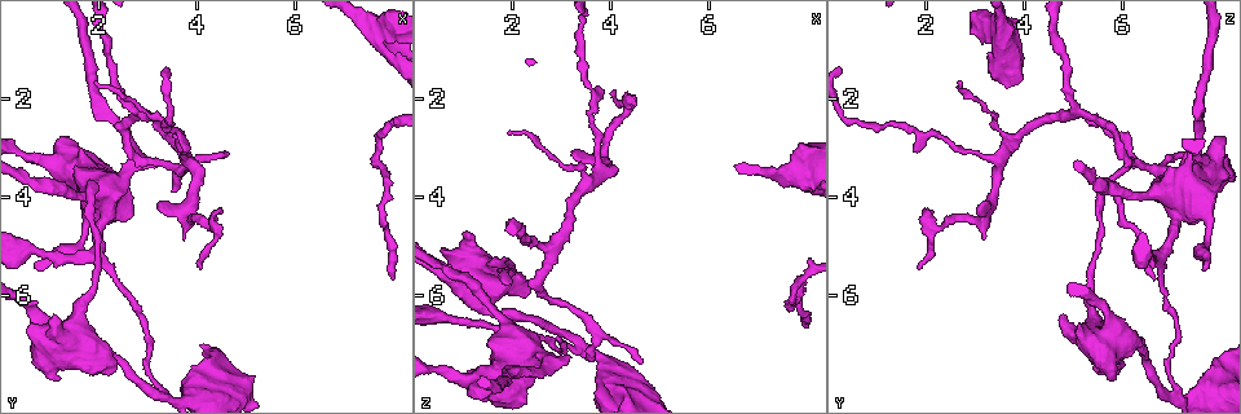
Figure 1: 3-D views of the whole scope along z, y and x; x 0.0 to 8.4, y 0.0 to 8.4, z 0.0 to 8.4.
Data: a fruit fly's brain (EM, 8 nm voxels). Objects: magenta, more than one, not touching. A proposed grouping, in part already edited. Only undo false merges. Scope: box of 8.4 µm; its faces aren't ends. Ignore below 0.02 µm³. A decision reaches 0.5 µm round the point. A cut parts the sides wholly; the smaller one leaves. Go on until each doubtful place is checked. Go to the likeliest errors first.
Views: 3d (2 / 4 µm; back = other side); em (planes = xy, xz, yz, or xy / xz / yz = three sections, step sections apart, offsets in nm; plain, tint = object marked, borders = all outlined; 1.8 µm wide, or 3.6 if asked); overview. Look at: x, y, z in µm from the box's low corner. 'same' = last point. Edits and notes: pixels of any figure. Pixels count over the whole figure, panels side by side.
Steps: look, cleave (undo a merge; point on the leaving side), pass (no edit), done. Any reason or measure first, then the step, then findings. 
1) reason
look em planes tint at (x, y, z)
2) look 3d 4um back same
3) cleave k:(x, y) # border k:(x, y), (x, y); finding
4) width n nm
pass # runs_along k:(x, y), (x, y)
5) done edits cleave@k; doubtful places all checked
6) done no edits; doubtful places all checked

three arms meet
look em xz step 4 tint at (3.75, 3.20, 3.55)

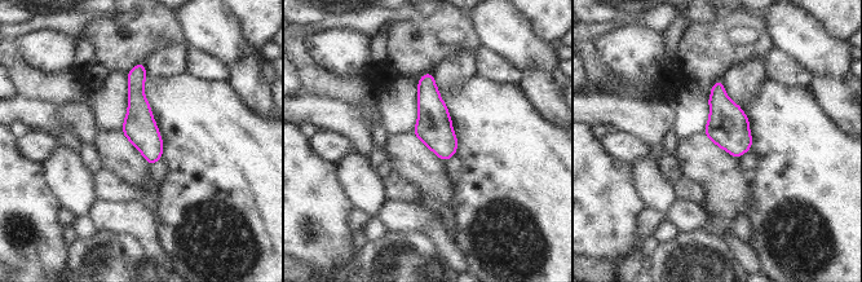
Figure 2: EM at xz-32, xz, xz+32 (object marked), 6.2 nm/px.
look em planes tint same

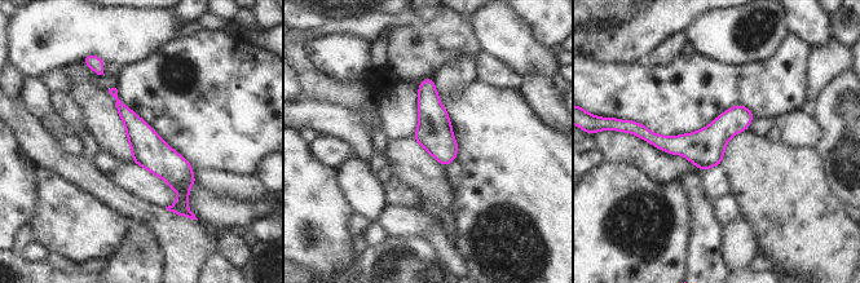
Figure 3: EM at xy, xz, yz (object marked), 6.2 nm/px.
width 220 nm
pass # continuous, no second neuron

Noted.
four arms meet
look em xz step 8 tint at (7.60, 0.70, 3.50)

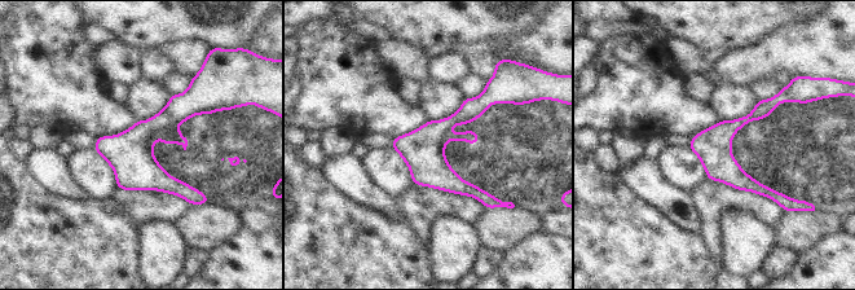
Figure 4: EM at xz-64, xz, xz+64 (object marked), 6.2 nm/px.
cut it another way
look em planes borders same

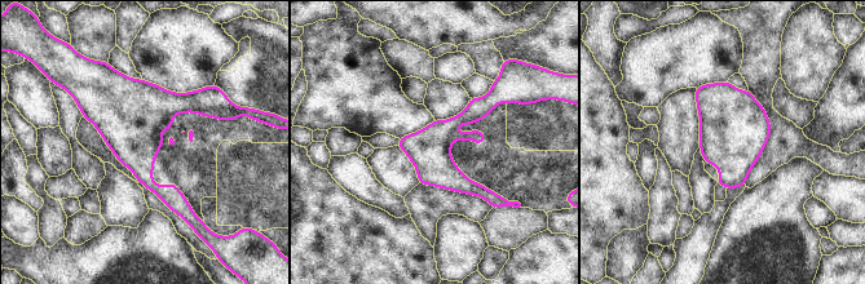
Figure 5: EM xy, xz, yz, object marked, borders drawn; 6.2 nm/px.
pass # all the same neuron

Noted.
abrupt turn
look em planes tint at (2.25, 3.80, 7.10)

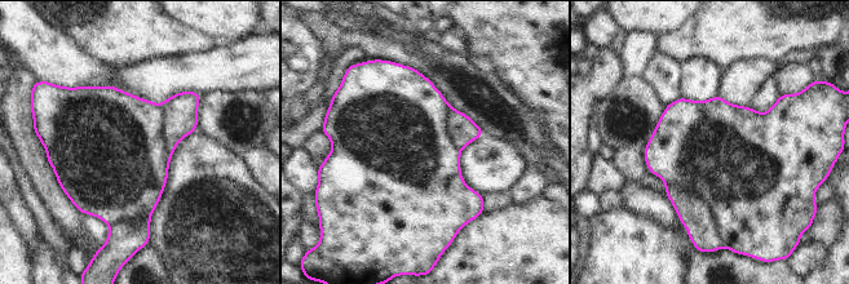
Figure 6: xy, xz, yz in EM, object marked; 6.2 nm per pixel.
width 750 nm
pass # all the same neuron

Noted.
thick turns thin
look em 3.6um planes tint at (1.15, 7.05, 5.55)

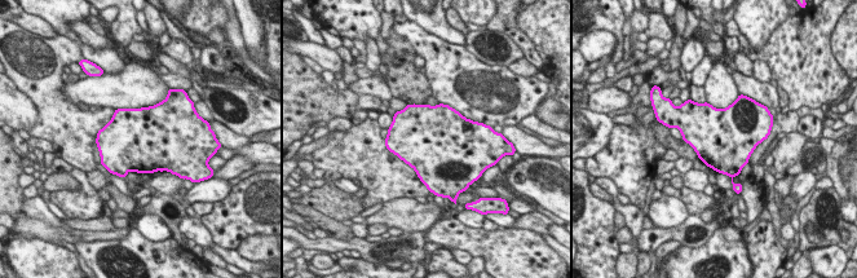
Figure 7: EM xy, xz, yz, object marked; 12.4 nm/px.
pass # continuous, no second neuron

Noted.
thin arm on a thick one
look em yz step 8 tint at (3.30, 7.85, 7.15)

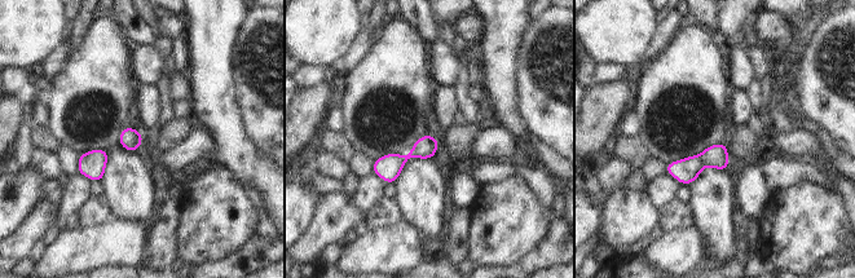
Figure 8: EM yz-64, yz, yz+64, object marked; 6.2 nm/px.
look em planes borders same

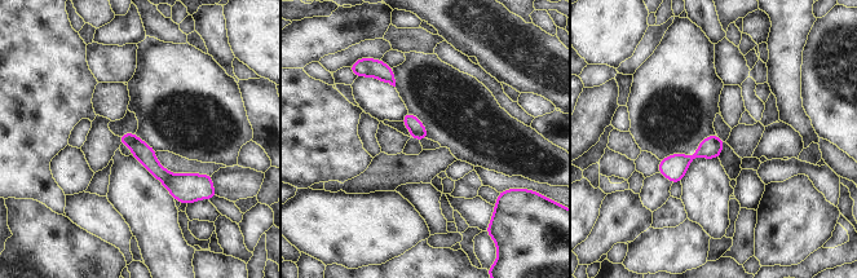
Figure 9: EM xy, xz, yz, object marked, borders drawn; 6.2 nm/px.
pass # runs_along 9:(123, 138), (172, 182), (195, 185); continuous, no second neuron

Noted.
done no edits; doubtful places all checked

